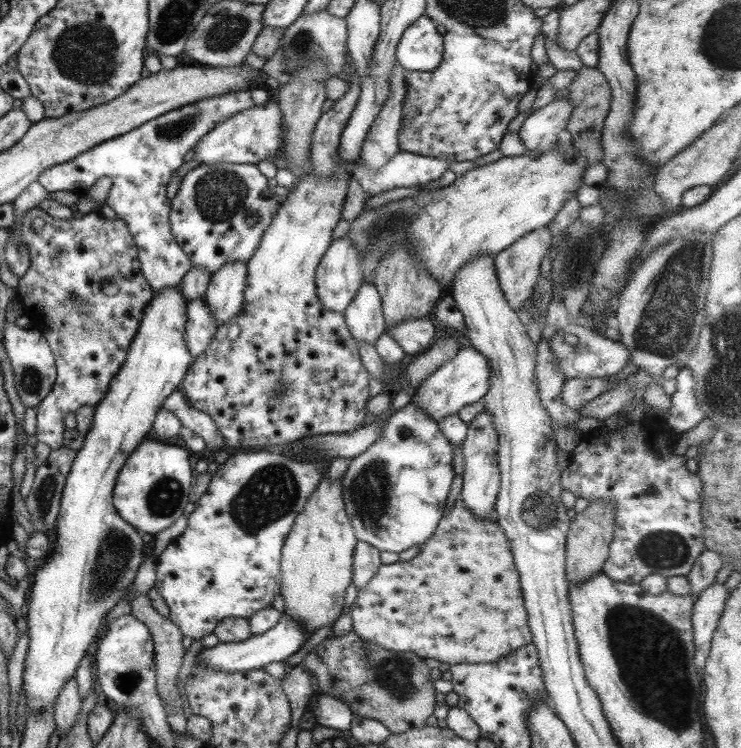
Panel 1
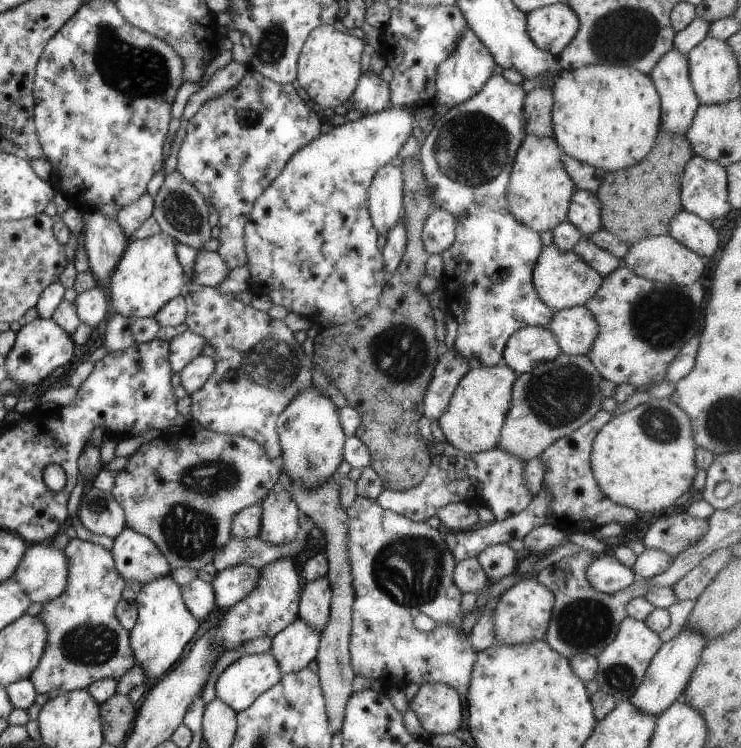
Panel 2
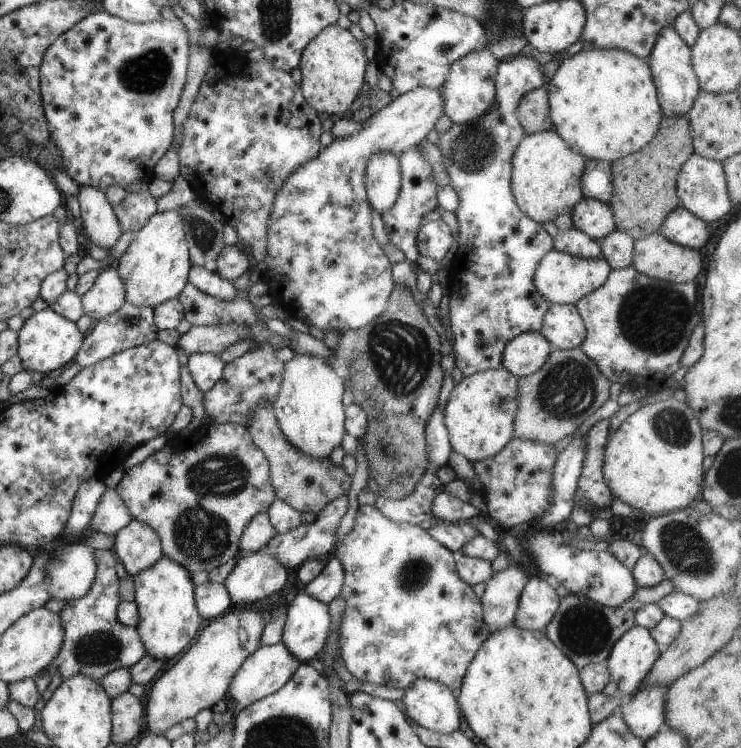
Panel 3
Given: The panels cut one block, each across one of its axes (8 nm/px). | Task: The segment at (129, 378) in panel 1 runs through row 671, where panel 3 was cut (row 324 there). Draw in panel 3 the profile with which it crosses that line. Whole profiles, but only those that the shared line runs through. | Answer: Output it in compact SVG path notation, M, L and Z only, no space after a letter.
M50 307L34 313L18 331L18 356L24 371L42 372L45 376L70 362L78 354L85 334L75 322L56 314Z

